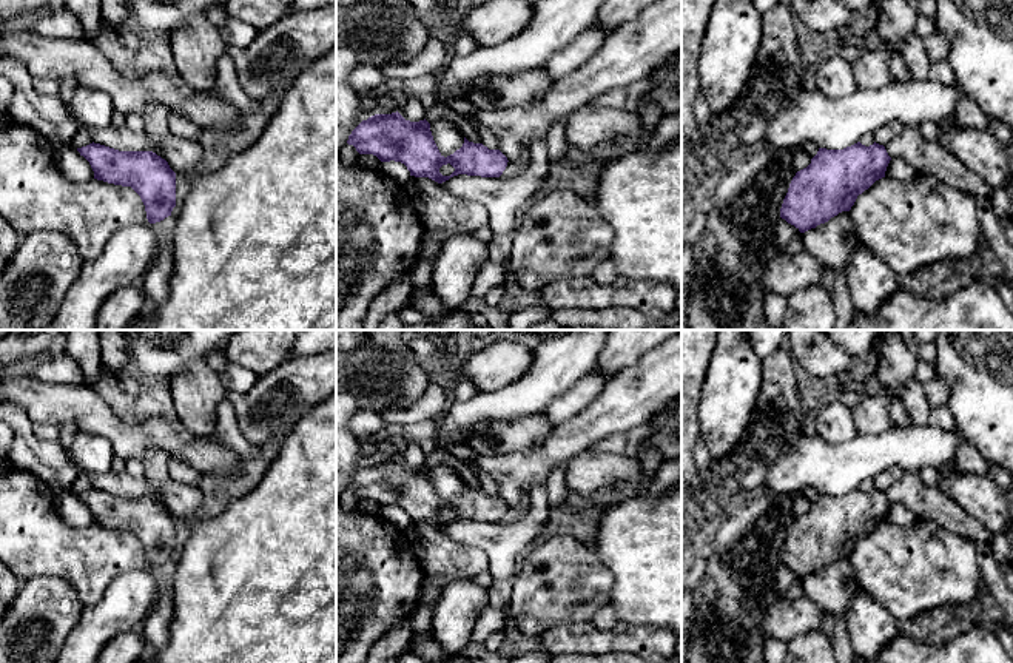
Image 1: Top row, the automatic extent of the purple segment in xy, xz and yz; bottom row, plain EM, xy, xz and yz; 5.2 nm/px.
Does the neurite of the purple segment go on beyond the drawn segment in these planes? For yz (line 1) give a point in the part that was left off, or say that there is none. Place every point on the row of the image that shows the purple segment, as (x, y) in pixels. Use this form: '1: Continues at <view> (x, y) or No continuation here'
1: No continuation here

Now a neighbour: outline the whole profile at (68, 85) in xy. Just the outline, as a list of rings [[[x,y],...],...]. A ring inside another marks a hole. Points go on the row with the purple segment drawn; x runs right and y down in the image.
[[[65,77],[59,80],[59,100],[63,103],[63,106],[68,106],[71,102],[72,94],[79,88],[79,83],[74,77]]]

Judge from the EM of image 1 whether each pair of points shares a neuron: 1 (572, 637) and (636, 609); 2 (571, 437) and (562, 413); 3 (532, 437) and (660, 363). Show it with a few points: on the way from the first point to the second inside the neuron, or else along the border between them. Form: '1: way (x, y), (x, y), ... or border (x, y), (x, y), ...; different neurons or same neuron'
1: border (620, 620), (629, 625), (651, 625), (656, 628); different neurons
2: border (594, 400), (552, 427); different neurons
3: border (552, 427), (541, 443), (523, 450); different neurons

